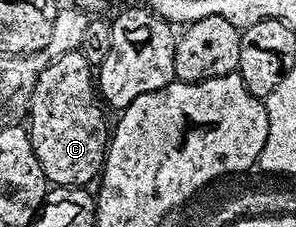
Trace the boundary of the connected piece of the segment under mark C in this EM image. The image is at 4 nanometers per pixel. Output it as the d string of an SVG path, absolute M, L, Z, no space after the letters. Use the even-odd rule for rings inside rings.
M80 51L61 54L51 64L45 66L36 85L29 93L31 99L31 124L29 135L33 154L37 154L37 162L41 162L41 170L52 185L61 188L77 188L87 186L102 173L103 160L107 156L109 143L109 120L103 117L104 105L97 91L97 80L93 75L93 66Z

